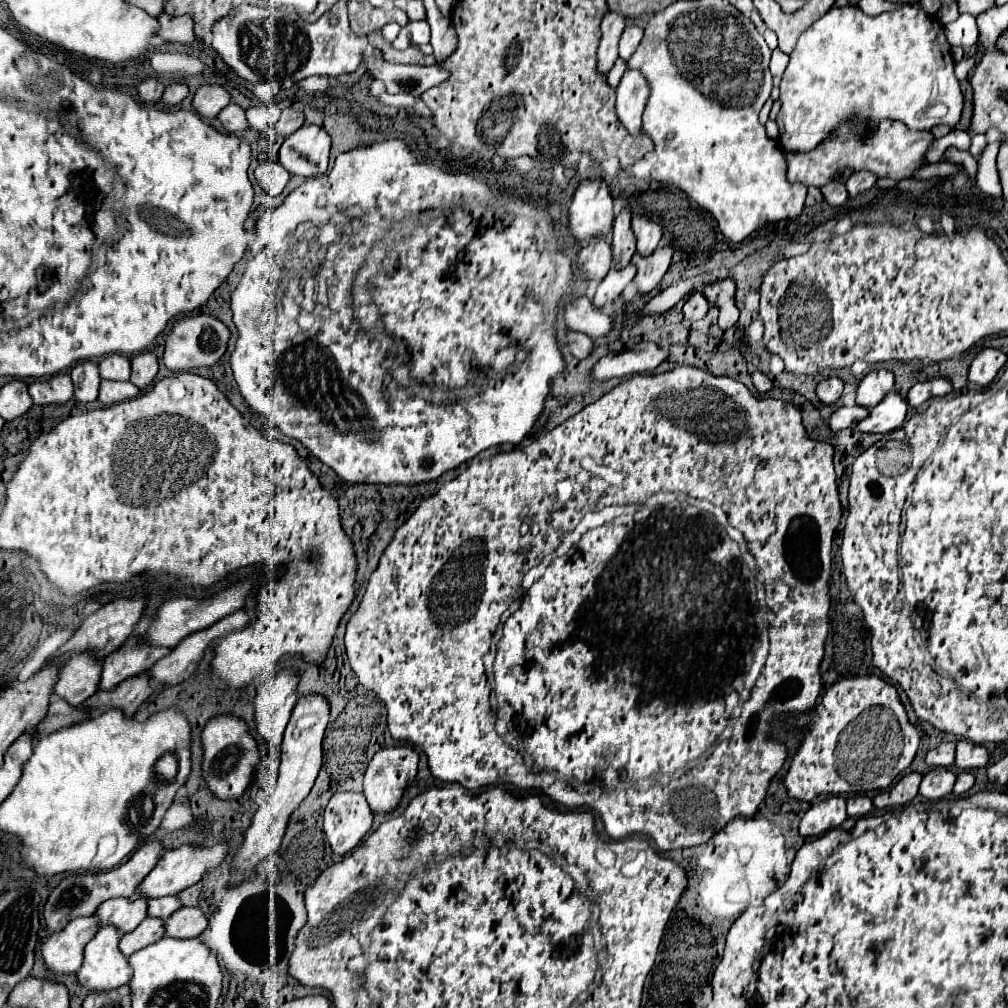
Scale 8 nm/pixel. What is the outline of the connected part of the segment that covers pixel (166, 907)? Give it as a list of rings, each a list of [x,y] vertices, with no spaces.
[[[174,895],[150,899],[150,901],[148,901],[148,917],[164,919],[164,917],[170,917],[178,907],[180,907],[180,901],[178,901]]]

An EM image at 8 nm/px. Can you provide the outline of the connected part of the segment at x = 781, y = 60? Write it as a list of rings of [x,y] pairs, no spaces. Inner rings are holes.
[[[780,49],[772,51],[772,63],[770,63],[772,75],[774,75],[774,77],[780,77],[780,75],[784,73],[786,65],[788,65],[788,55],[786,55],[786,53],[782,53]]]

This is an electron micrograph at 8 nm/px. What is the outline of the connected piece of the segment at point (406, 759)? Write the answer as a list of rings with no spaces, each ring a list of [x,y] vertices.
[[[400,745],[400,747],[380,749],[380,753],[372,757],[364,773],[364,795],[368,799],[370,809],[382,815],[392,813],[398,807],[404,789],[416,779],[416,769],[418,769],[418,753],[414,751],[414,747]]]

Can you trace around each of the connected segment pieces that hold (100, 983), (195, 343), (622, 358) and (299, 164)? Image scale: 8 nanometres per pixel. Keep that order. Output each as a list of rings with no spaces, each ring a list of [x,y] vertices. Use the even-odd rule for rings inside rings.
[[[102,927],[84,947],[84,961],[76,973],[82,987],[90,991],[110,991],[128,985],[132,967],[118,949],[120,935],[112,927]]]
[[[196,315],[196,317],[182,317],[174,323],[172,333],[166,337],[164,349],[164,365],[170,371],[194,371],[200,367],[212,367],[226,351],[230,339],[228,327],[210,315]]]
[[[638,343],[622,353],[606,355],[596,363],[592,377],[606,381],[612,377],[630,377],[636,373],[648,373],[656,369],[662,361],[668,359],[668,349],[658,347],[656,343]]]
[[[304,123],[296,133],[286,137],[278,157],[280,165],[288,173],[314,177],[326,173],[328,153],[330,153],[330,135],[318,125]]]

